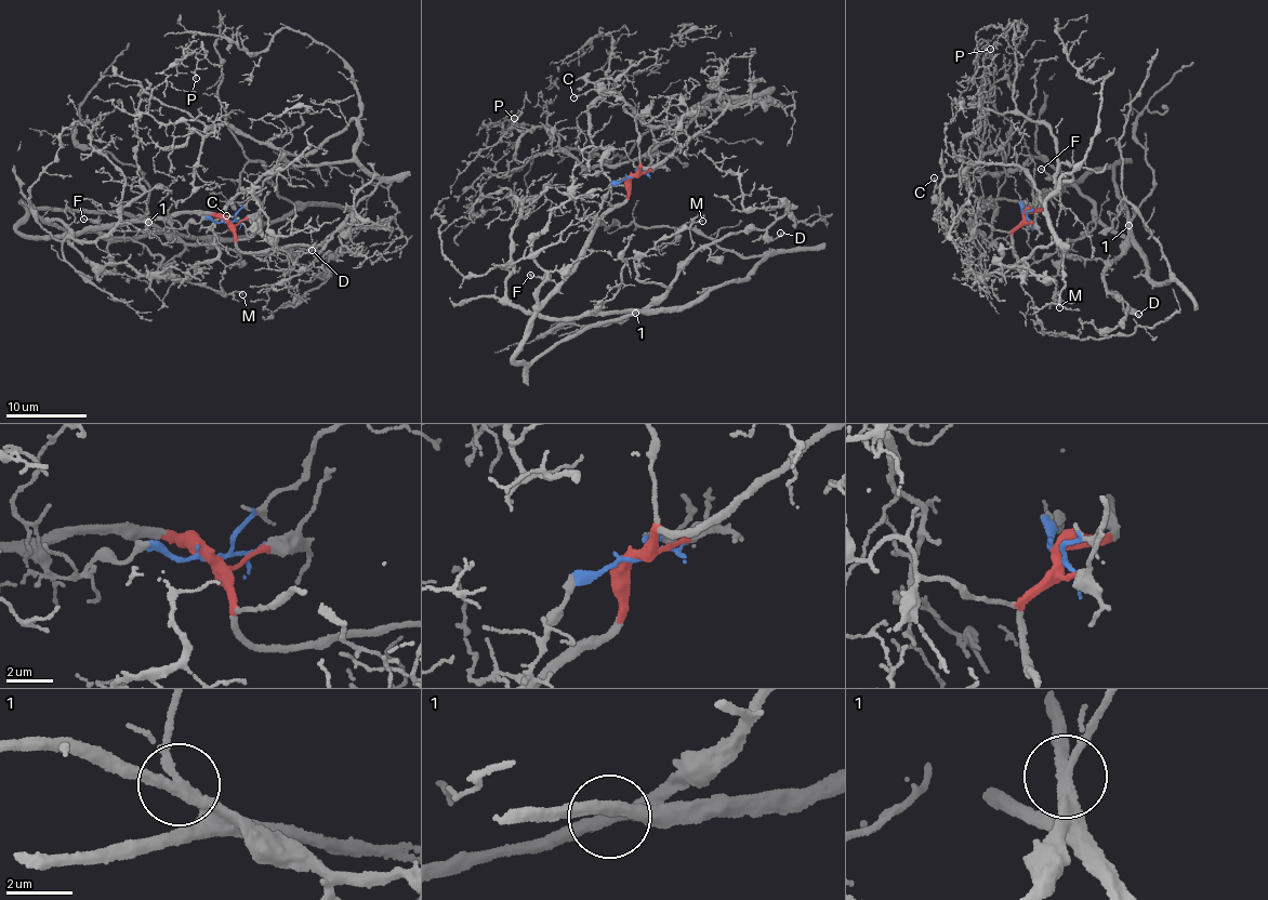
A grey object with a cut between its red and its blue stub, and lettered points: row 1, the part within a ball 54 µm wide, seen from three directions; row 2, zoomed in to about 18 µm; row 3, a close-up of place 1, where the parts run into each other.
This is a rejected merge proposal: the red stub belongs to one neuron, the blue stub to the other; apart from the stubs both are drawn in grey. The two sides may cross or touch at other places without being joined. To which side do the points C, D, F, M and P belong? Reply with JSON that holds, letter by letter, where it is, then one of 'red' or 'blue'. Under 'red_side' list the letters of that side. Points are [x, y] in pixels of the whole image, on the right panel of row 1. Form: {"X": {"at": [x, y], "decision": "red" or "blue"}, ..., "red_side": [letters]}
{"C": {"at": [934, 177], "decision": "red"}, "D": {"at": [1138, 314], "decision": "red"}, "F": {"at": [1041, 169], "decision": "red"}, "M": {"at": [1059, 307], "decision": "red"}, "P": {"at": [990, 49], "decision": "blue"}, "red_side": ["C", "D", "F", "M"]}

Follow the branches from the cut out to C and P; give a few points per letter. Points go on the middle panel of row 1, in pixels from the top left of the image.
C: (632, 176), (641, 159), (636, 123), (625, 109), (624, 101), (596, 89), (575, 97)
P: (632, 176), (654, 128), (710, 97), (617, 166), (586, 169), (549, 128), (483, 144), (481, 123), (514, 117)

